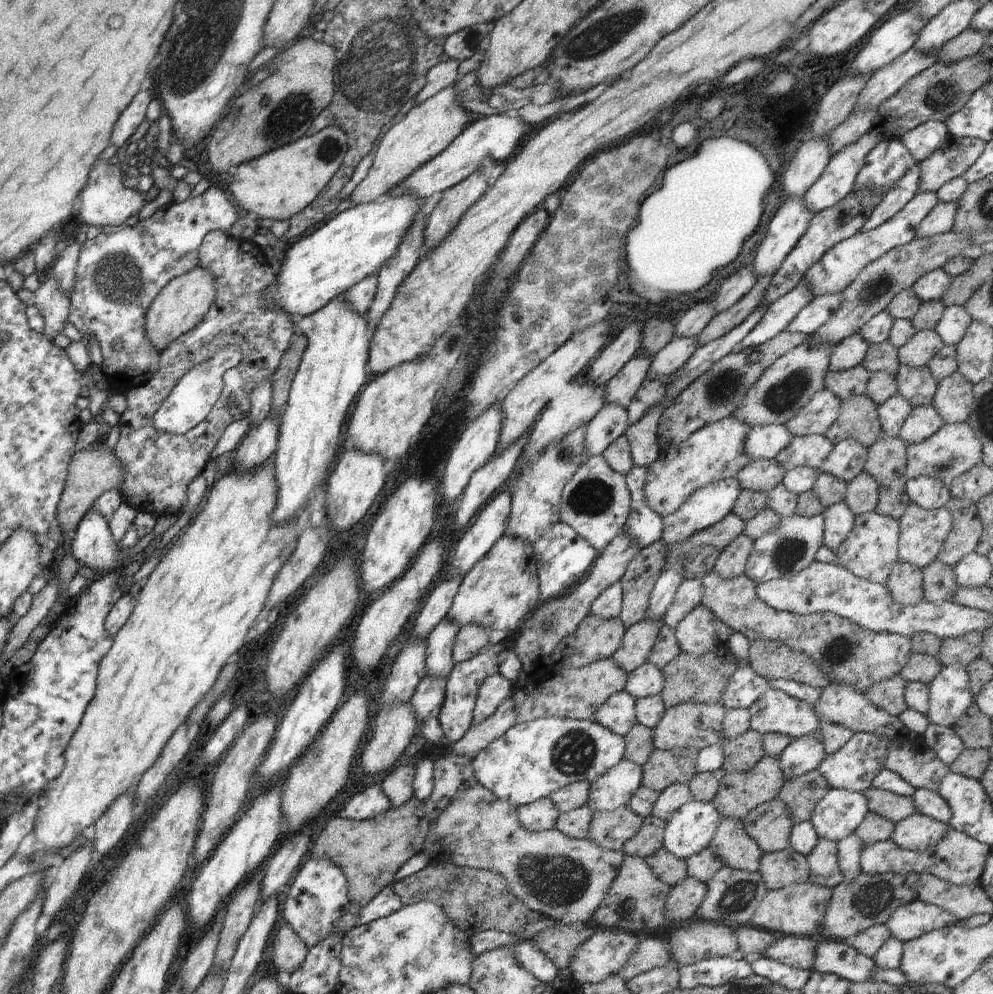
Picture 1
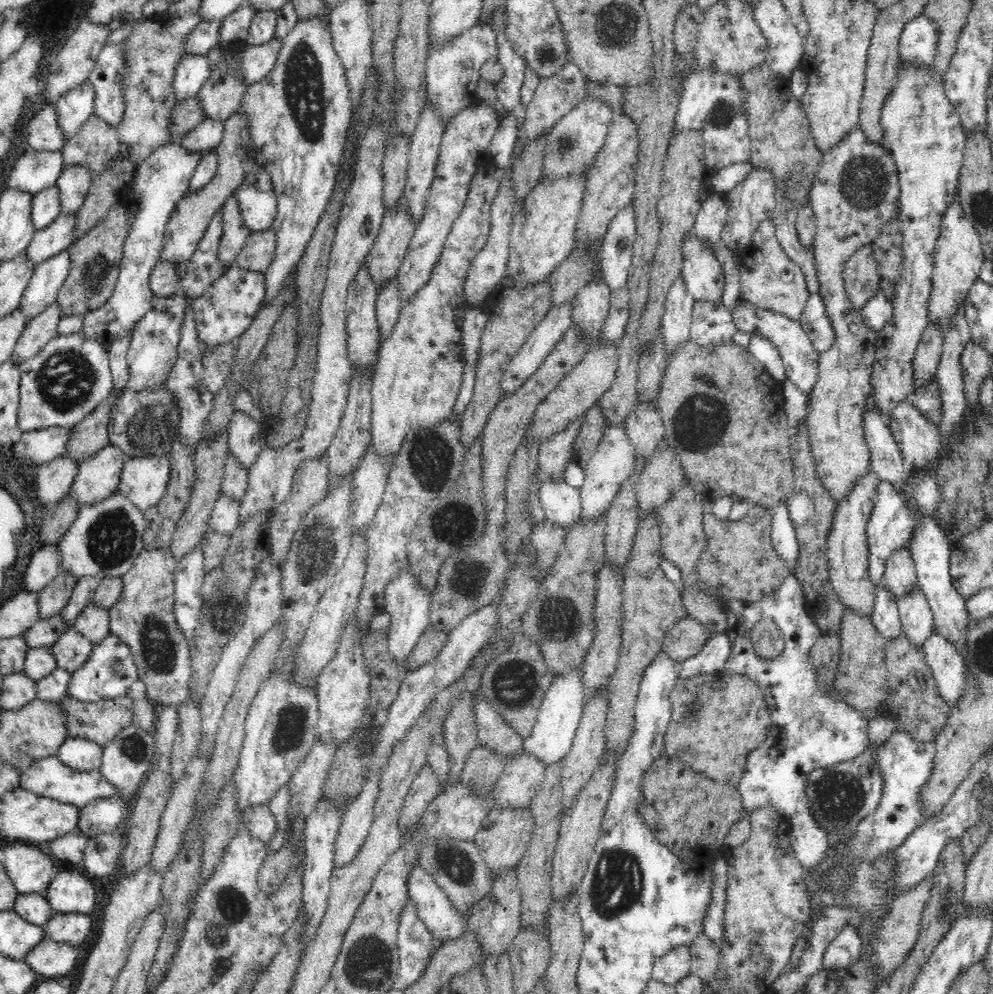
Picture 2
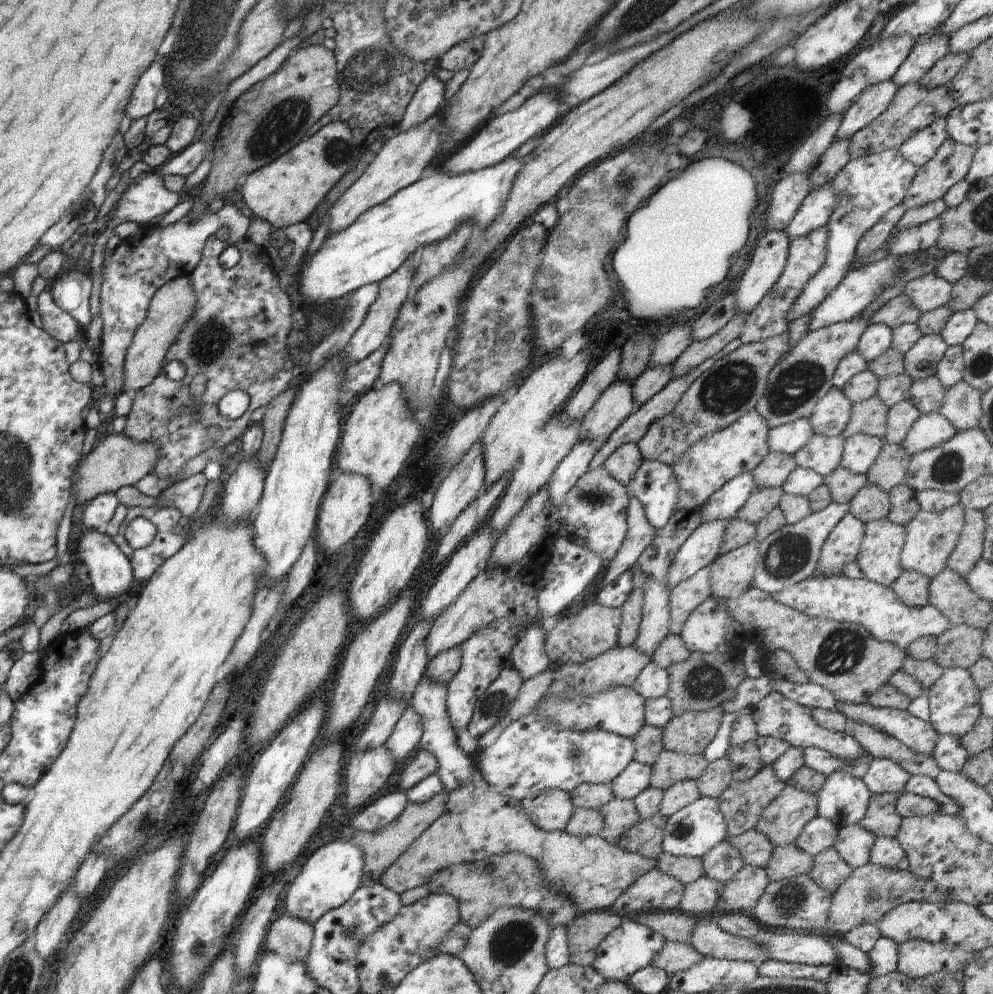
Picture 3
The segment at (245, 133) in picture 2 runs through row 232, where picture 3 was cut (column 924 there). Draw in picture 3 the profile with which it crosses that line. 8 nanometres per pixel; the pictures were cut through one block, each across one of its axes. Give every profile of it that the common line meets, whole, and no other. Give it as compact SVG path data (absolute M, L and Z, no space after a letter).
M948 137L942 146L938 147L938 152L924 166L917 167L918 172L911 182L909 193L902 202L905 210L942 199L945 192L948 192L954 184L965 179L976 151L975 146L956 142Z

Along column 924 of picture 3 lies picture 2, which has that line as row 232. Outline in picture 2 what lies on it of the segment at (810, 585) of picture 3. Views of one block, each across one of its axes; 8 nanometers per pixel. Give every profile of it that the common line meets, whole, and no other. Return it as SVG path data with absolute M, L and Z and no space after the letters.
M631 203L614 217L600 246L601 276L611 292L627 286L636 237L635 208Z

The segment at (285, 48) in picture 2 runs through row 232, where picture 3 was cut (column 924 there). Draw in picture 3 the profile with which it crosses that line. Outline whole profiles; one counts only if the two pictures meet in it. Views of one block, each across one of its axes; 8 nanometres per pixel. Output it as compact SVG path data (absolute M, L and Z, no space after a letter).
M934 272L905 284L903 293L909 296L921 313L925 313L948 304L952 285Z

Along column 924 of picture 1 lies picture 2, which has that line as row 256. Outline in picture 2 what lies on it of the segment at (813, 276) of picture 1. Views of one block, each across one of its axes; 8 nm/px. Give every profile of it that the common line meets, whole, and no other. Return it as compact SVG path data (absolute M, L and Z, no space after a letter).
M218 209L210 219L210 224L189 260L180 282L182 293L193 296L193 299L202 297L207 288L227 271L219 262L219 242L223 235L221 212L222 209Z

